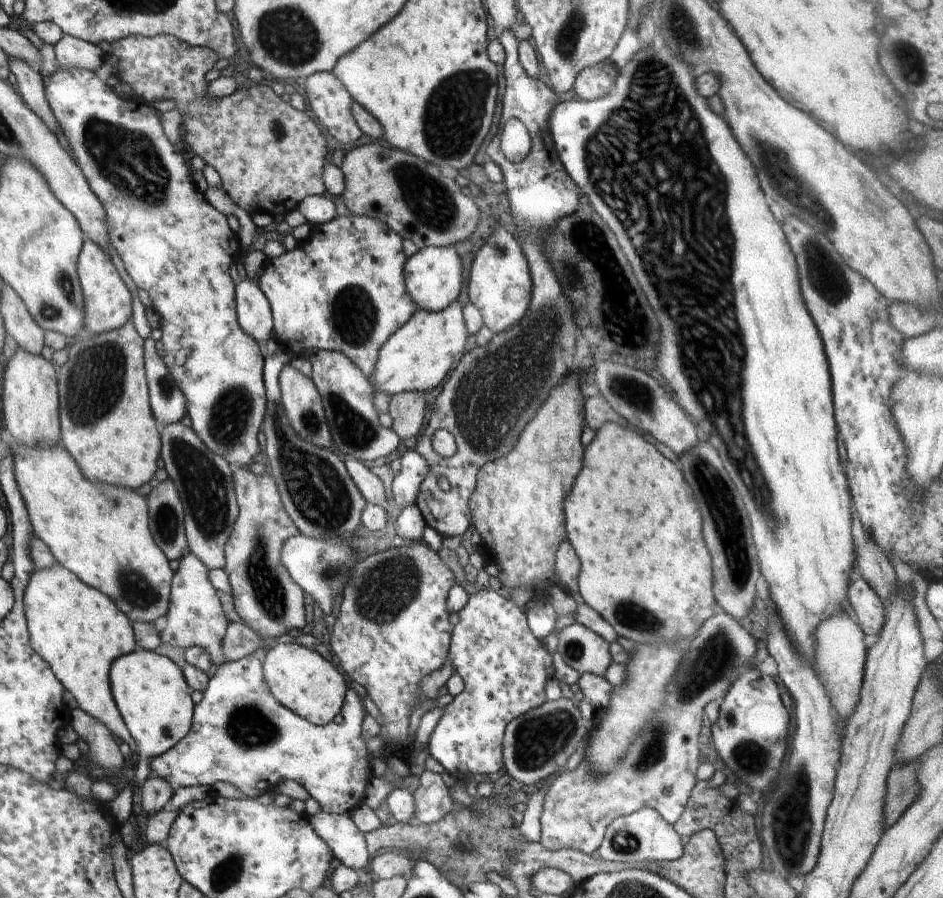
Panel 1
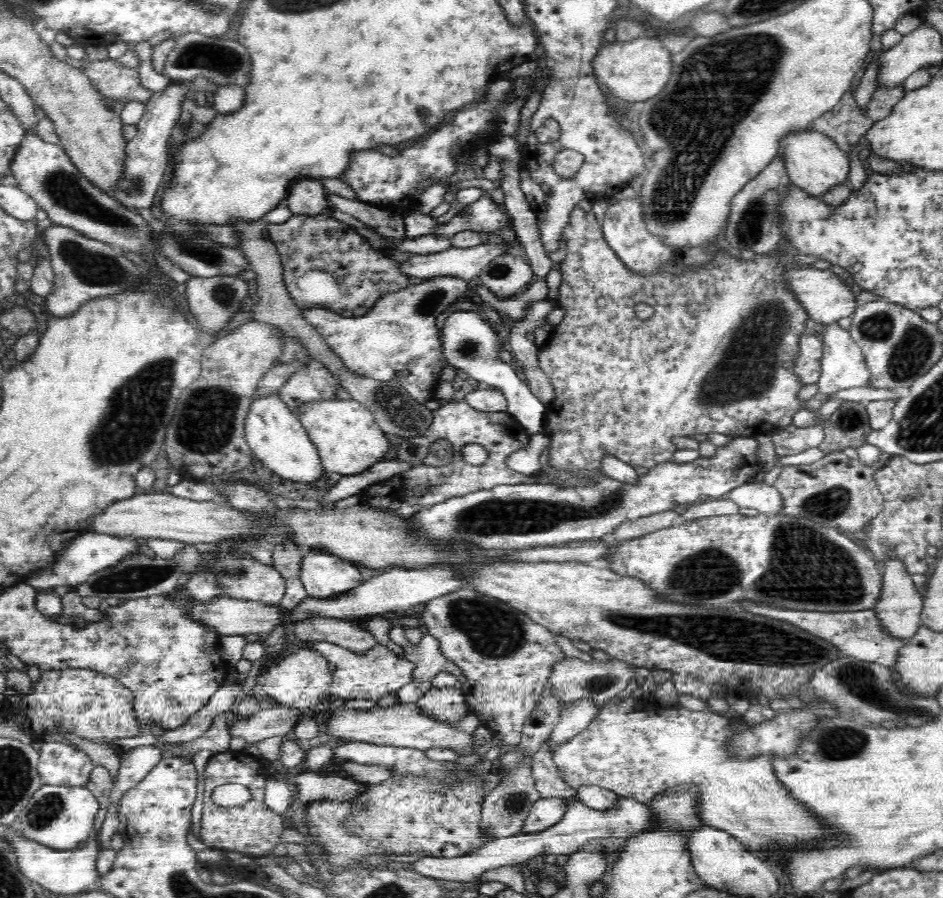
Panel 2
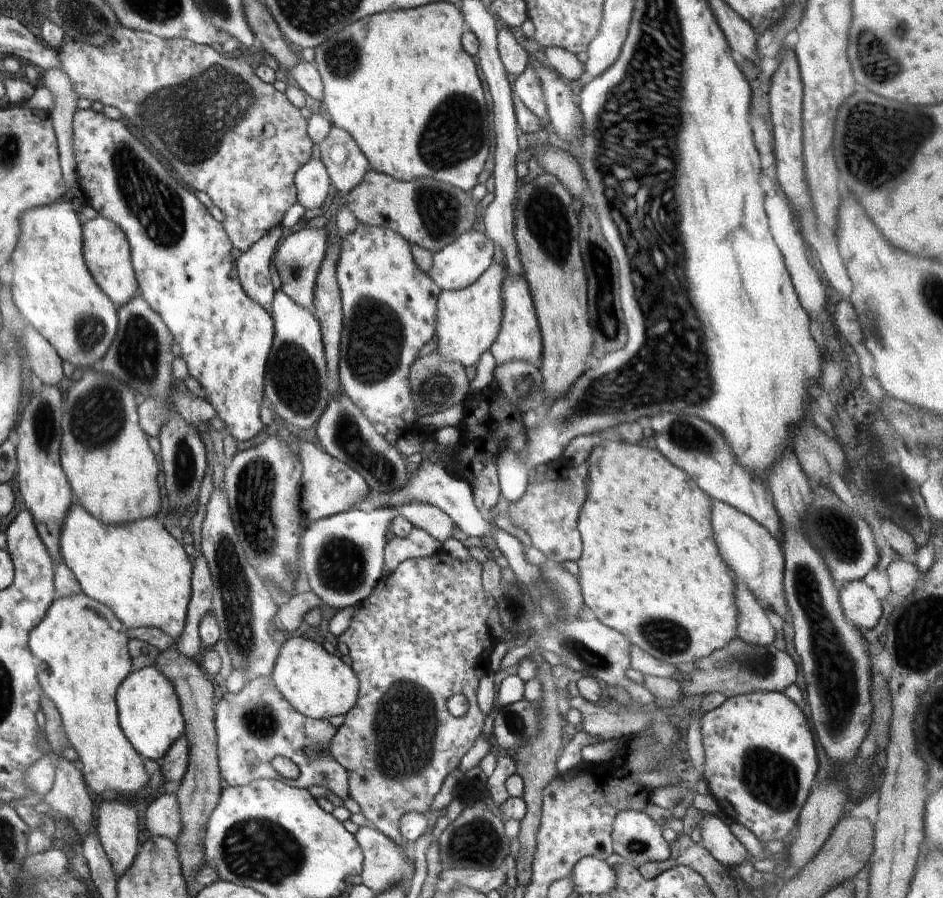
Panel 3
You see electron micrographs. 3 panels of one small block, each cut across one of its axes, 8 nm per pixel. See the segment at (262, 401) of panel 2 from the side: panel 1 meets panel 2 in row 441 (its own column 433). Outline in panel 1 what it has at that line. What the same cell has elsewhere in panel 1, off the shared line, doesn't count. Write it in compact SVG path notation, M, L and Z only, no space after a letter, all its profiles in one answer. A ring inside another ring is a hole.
M435 247L419 249L419 251L407 258L404 266L404 286L414 300L417 309L426 312L440 312L448 308L462 290L464 278L462 278L462 260L453 247Z

